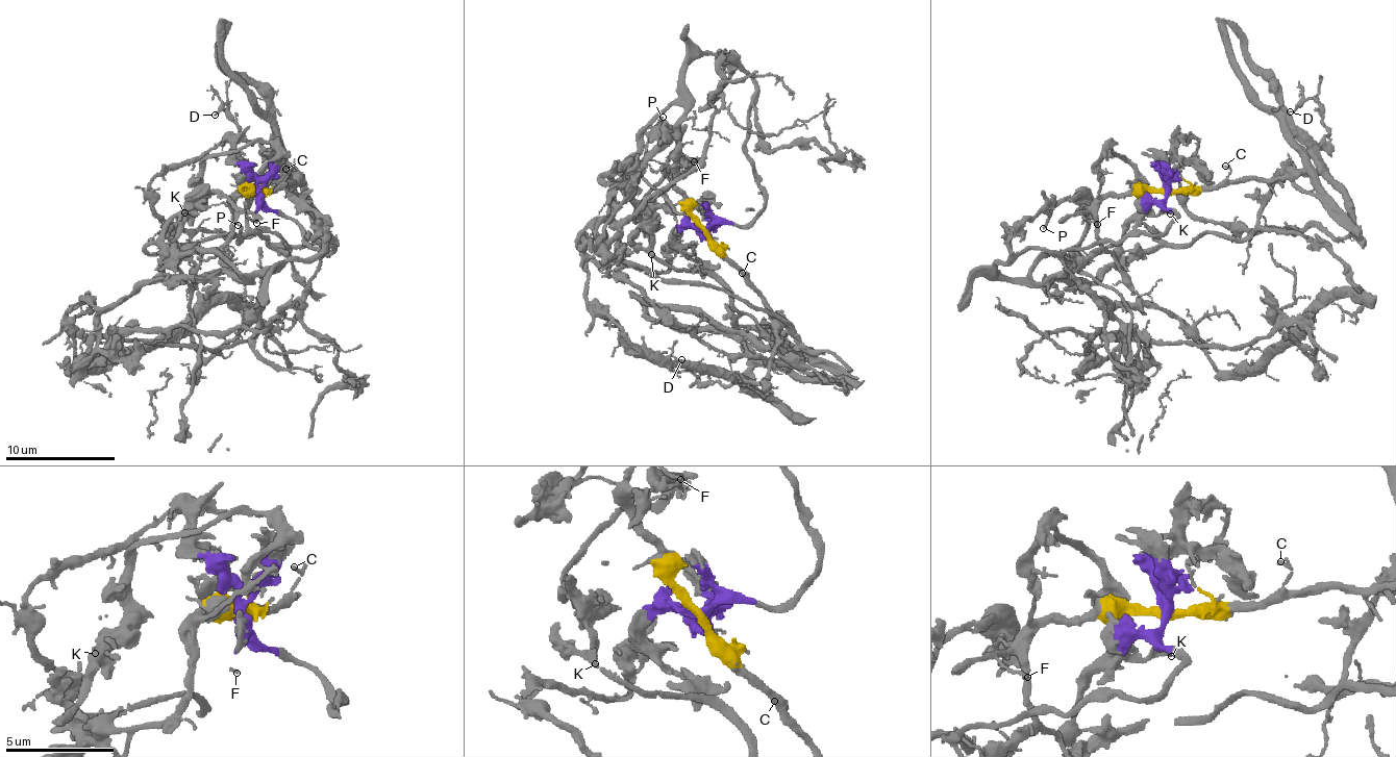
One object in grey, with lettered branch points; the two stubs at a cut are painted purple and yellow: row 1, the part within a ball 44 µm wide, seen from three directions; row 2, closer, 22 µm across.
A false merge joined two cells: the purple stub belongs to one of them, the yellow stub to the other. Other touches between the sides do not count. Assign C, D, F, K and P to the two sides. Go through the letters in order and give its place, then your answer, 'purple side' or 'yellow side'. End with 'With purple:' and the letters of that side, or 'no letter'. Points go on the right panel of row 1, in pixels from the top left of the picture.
C: at (1225, 166); yellow side
D: at (1290, 111); yellow side
F: at (1097, 224); yellow side
K: at (1170, 213); purple side
P: at (1043, 228); purple side
With purple: K, P

